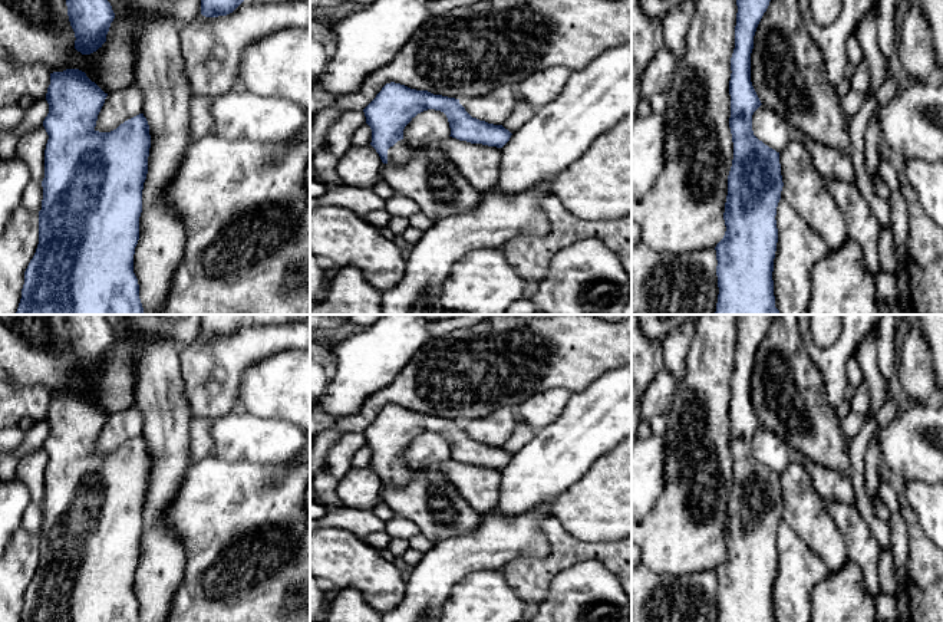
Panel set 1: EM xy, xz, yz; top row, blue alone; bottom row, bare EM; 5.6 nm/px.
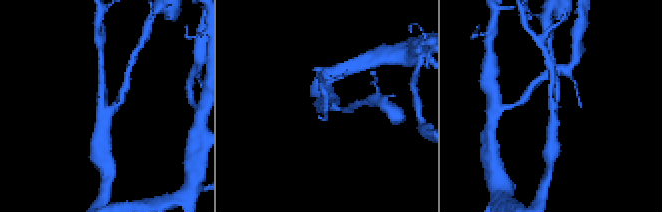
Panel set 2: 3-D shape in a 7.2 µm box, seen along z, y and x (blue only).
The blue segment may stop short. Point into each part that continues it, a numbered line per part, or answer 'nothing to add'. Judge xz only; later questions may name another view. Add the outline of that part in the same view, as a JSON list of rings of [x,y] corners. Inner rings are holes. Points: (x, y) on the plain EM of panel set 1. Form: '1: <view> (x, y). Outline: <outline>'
1: xz (398, 476). Outline: [[[400,461],[388,471],[388,486],[400,488],[408,484],[410,474],[410,468]]]

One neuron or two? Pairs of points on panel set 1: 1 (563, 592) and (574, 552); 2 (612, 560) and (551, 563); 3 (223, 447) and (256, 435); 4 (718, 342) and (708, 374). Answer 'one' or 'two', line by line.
1: two
2: one
3: one
4: one

